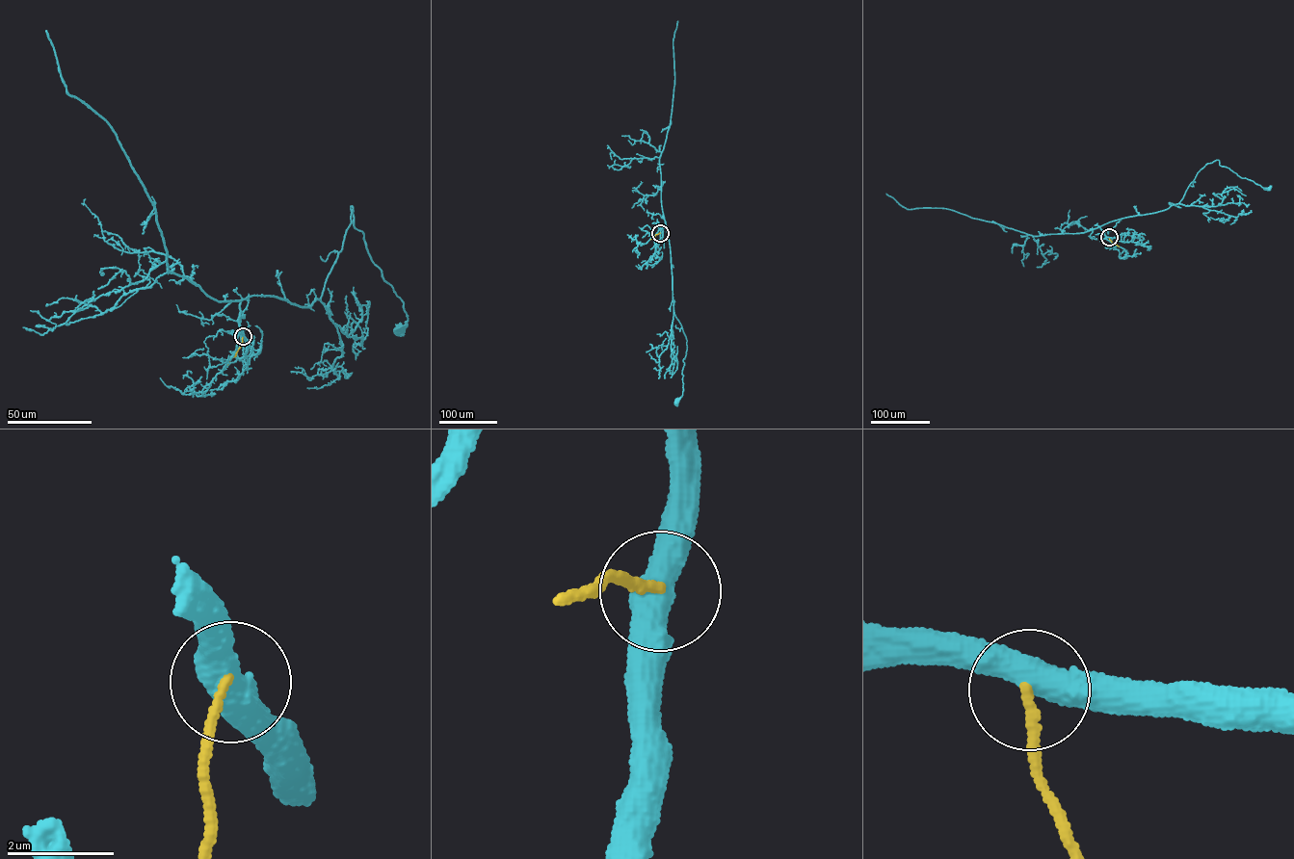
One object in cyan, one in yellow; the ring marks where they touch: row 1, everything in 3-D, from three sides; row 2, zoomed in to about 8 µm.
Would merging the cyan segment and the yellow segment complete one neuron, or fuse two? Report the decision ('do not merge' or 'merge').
do not merge

